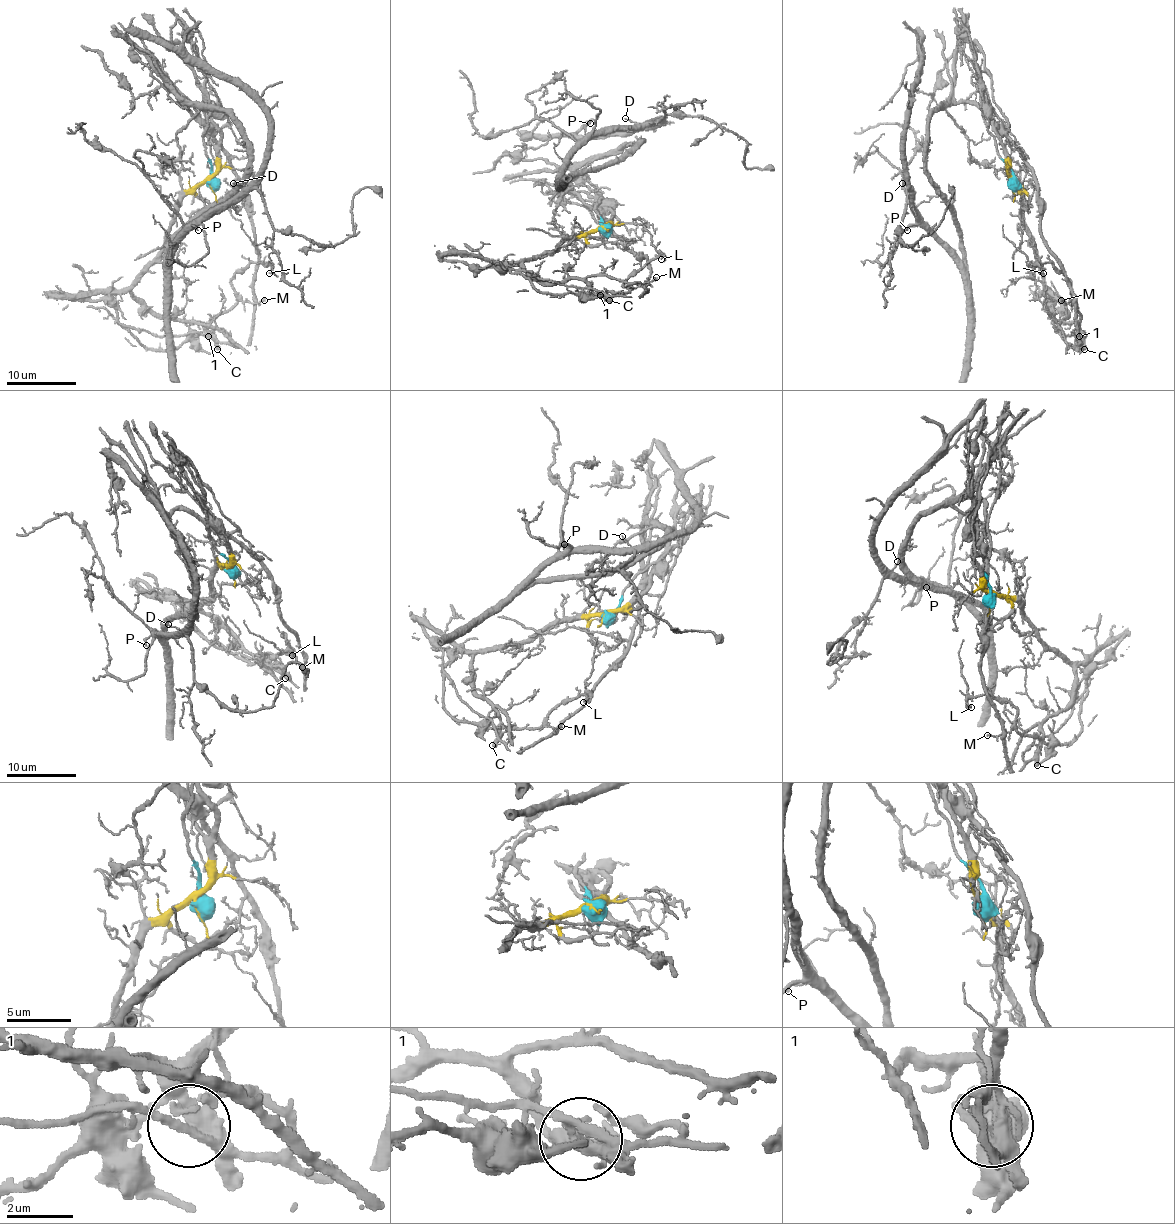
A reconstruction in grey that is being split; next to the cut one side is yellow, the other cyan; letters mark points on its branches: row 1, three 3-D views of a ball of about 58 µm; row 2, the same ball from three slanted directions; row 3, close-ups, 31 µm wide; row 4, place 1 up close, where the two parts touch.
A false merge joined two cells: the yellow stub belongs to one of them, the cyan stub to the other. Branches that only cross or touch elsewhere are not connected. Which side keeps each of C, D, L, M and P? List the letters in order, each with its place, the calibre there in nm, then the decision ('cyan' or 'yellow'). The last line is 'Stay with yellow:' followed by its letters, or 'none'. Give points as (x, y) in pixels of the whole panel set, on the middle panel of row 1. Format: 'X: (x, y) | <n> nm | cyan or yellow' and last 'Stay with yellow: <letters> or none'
C: (609, 300) | 400 nm | yellow
D: (625, 118) | 140 nm | cyan
L: (661, 259) | 180 nm | yellow
M: (656, 277) | 160 nm | yellow
P: (590, 123) | 150 nm | cyan
Stay with yellow: C, L, M

